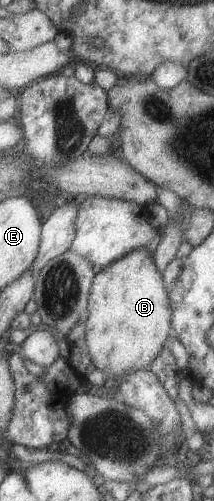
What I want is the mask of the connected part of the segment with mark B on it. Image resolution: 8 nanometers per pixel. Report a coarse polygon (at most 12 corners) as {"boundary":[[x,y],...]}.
{"boundary":[[147,249],[95,273],[84,338],[112,377],[149,368],[172,328]]}

